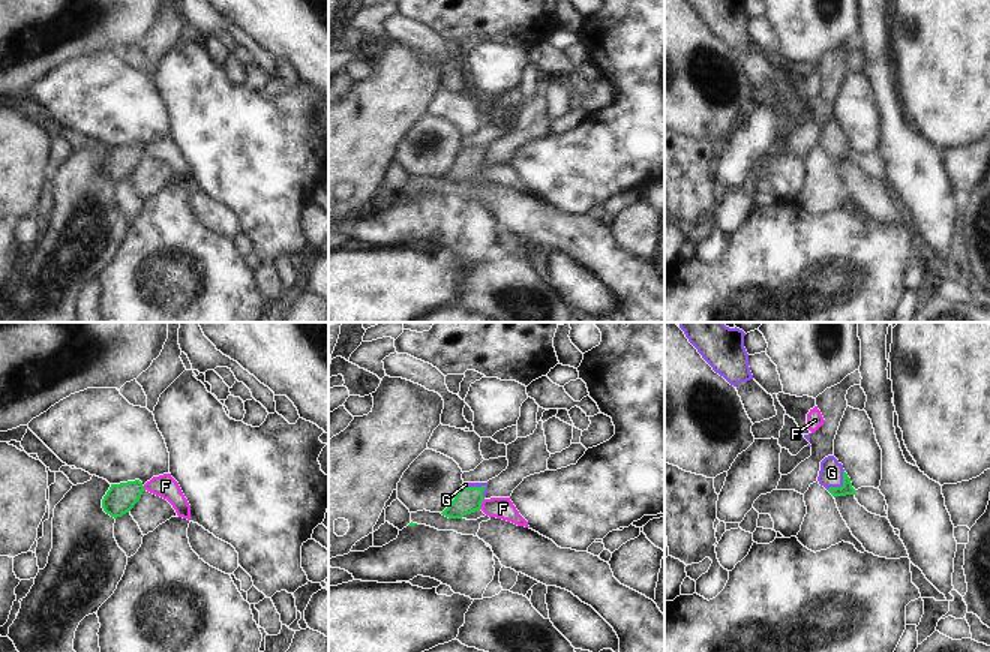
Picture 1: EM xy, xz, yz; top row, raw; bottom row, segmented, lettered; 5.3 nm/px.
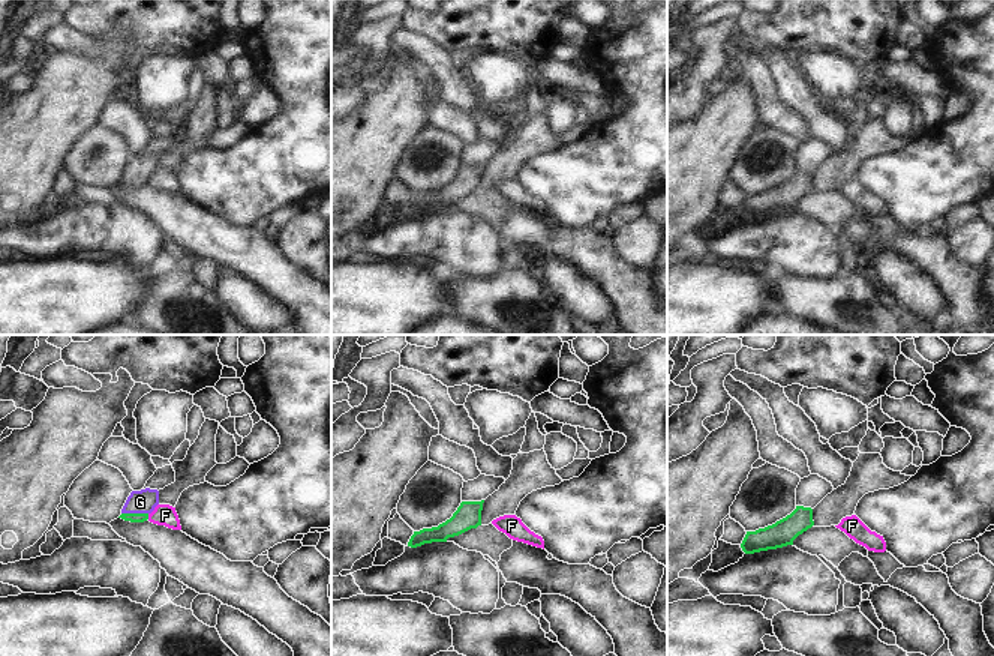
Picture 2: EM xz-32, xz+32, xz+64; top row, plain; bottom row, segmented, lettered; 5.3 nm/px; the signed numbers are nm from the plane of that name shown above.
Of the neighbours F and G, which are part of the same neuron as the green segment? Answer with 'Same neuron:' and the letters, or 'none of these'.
Same neuron: G

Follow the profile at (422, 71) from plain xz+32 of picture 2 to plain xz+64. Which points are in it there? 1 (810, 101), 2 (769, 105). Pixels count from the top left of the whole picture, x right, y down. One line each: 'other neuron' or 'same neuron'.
1: other neuron
2: same neuron

